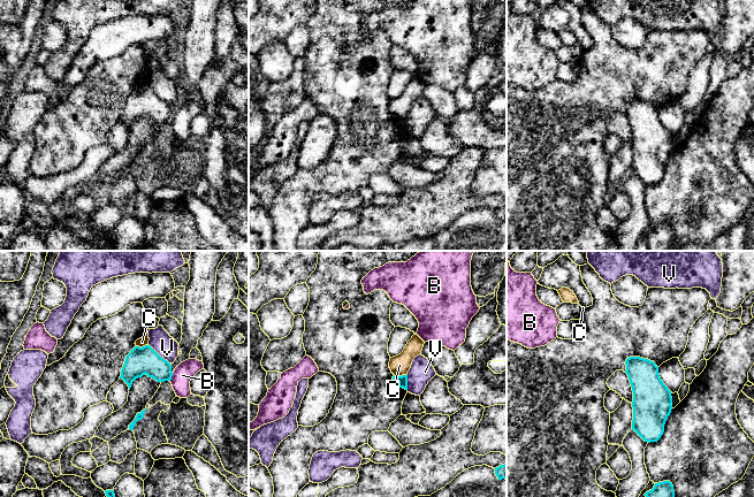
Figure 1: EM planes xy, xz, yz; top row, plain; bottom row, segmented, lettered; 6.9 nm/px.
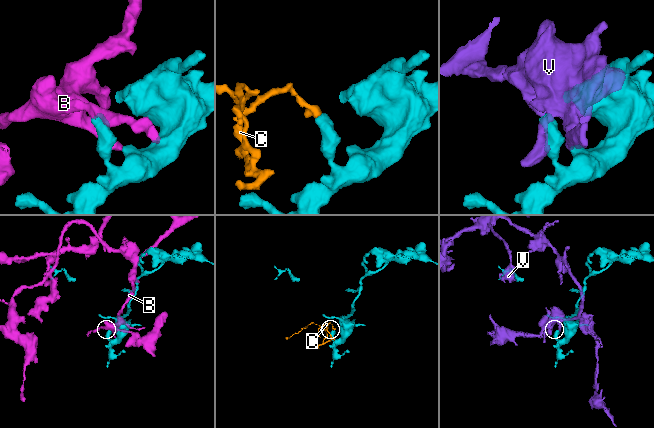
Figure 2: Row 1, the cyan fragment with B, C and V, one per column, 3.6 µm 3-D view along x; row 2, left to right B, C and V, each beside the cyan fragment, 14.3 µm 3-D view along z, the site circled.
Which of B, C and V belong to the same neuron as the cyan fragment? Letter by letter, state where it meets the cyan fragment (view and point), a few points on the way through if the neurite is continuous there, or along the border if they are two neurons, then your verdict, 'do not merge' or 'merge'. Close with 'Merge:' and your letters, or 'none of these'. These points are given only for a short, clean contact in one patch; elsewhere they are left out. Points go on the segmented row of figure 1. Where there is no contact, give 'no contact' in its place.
B: xy (172, 375) | do not merge
C: xy (143, 346) | along xy (147, 344), (136, 346) | do not merge
V: xy (158, 354) | along xy (149, 344), (169, 364) | do not merge
Merge: none of these

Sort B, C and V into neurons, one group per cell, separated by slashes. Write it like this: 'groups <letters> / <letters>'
groups B / C / V

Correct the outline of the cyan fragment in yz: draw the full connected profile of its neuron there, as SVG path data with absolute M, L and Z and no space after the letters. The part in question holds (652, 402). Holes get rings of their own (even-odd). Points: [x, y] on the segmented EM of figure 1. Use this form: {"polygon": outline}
{"polygon": "M630 357L625 365L633 391L632 430L645 442L657 442L672 410L671 391L661 380L654 361Z"}

